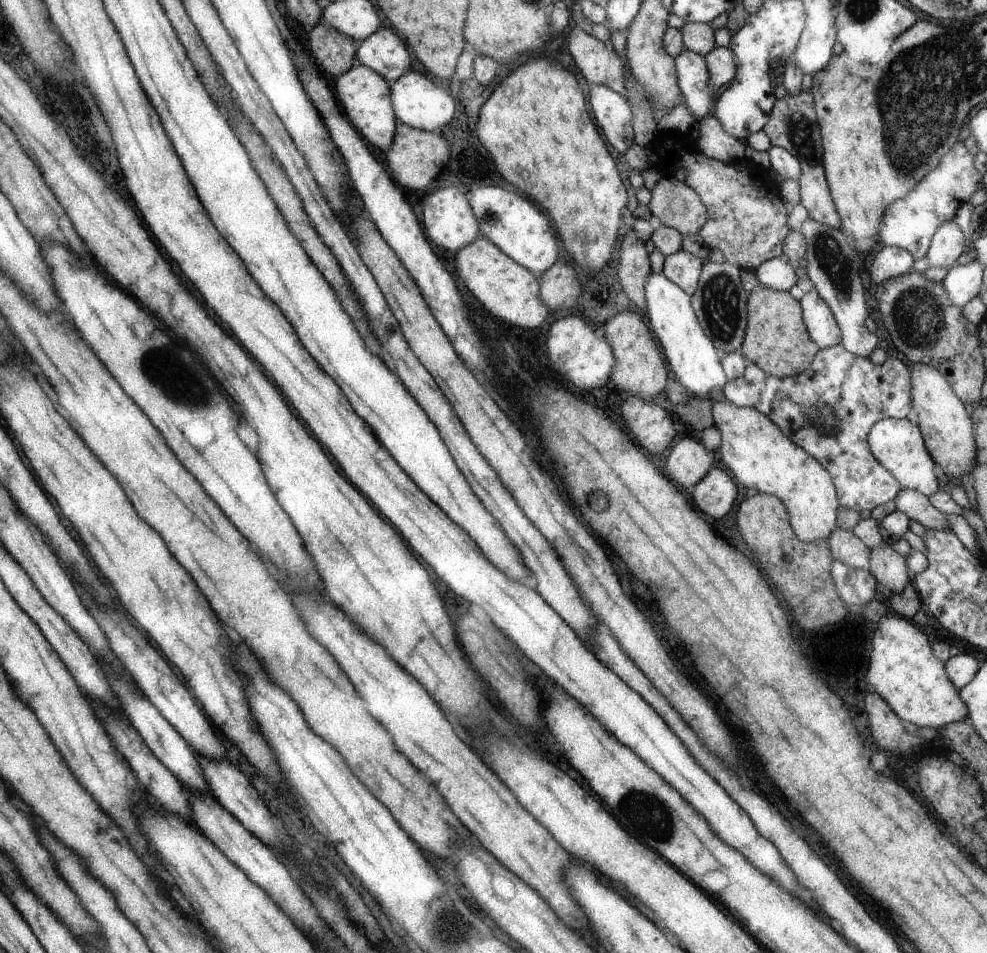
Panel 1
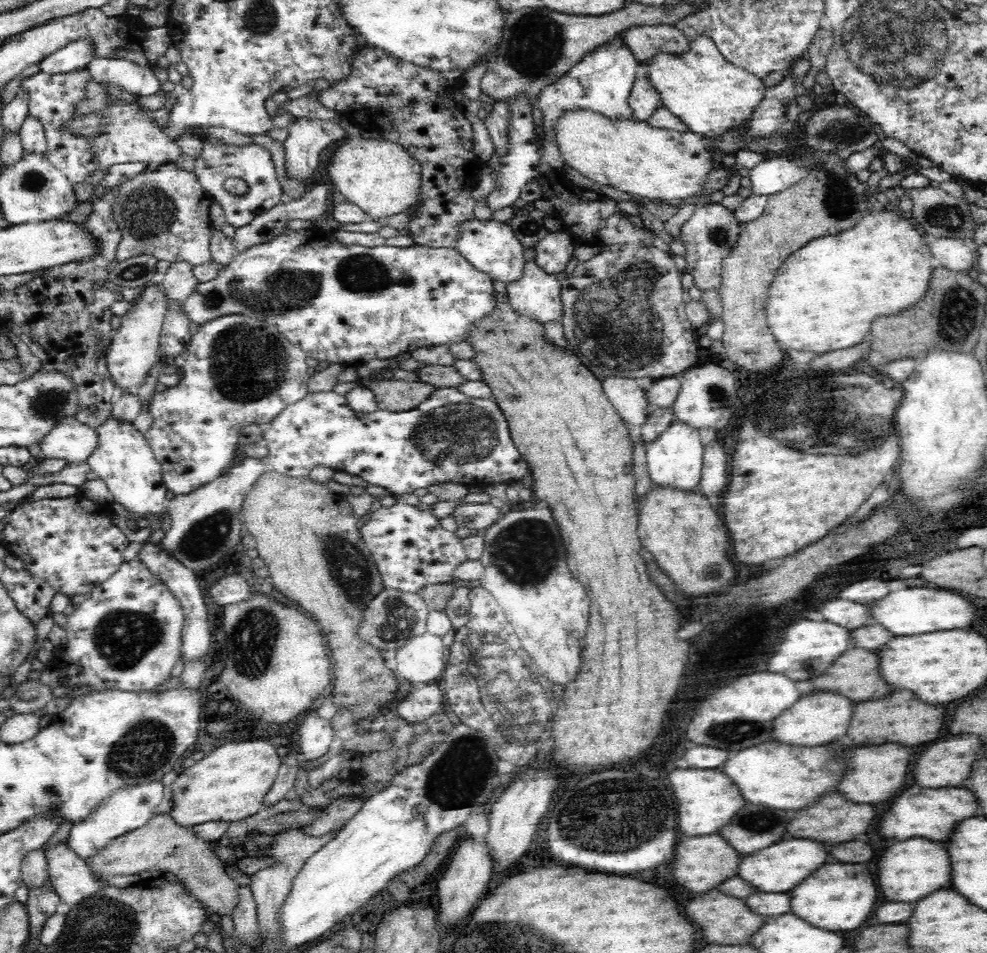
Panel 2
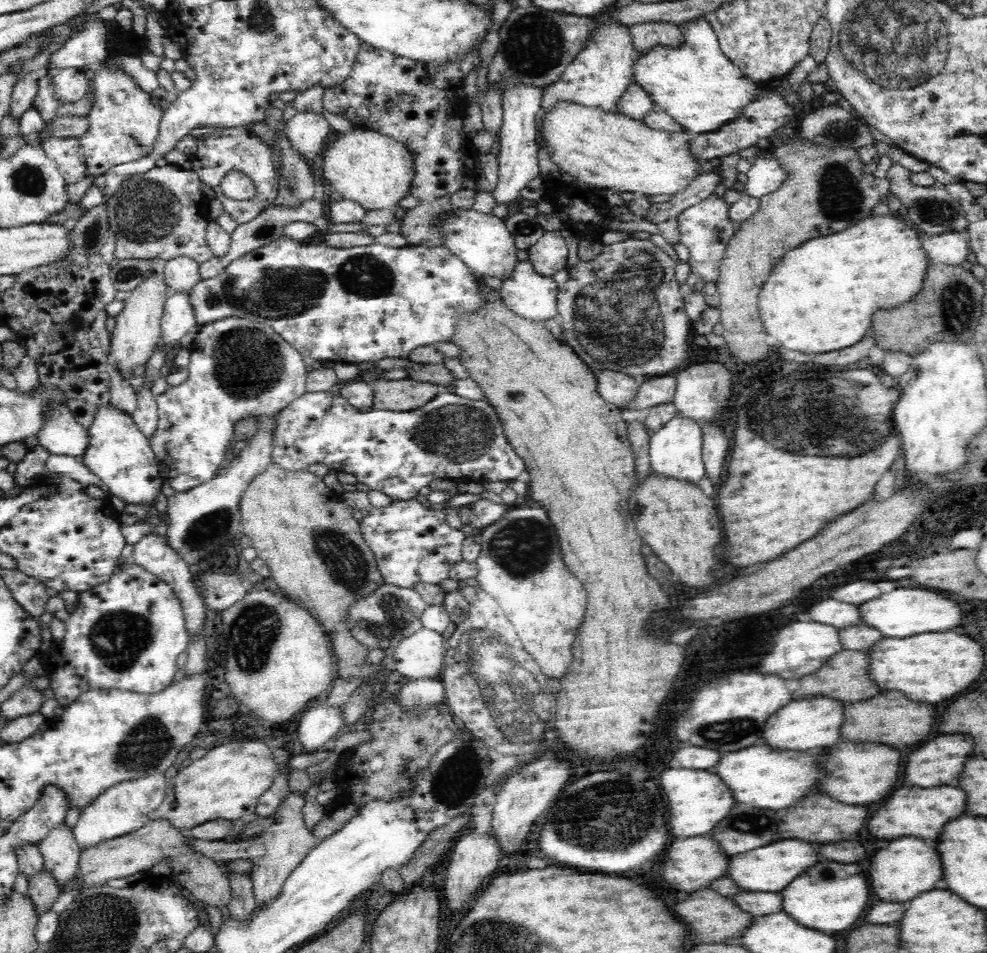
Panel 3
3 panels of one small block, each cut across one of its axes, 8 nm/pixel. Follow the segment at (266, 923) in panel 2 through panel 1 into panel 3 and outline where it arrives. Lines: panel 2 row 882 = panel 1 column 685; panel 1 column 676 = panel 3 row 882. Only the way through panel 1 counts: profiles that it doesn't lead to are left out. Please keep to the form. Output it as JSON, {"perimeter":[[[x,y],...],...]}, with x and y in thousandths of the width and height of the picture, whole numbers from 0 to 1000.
{"perimeter":[[[294,831],[286,842],[289,847],[282,846],[278,854],[278,860],[275,861],[272,869],[266,870],[259,878],[249,882],[209,882],[191,878],[190,885],[195,891],[209,897],[211,900],[220,905],[232,905],[233,902],[251,901],[255,906],[254,922],[256,925],[256,935],[259,949],[270,949],[271,945],[278,944],[286,934],[286,928],[290,925],[294,915],[306,905],[310,898],[321,886],[320,878],[316,872],[308,866],[306,847],[308,846],[308,836],[304,833]]]}

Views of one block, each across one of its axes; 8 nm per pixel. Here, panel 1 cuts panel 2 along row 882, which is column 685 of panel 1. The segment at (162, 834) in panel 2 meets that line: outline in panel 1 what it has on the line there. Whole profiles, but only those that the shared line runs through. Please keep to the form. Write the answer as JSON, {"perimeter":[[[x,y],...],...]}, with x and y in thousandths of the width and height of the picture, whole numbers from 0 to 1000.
{"perimeter":[[[683,186],[668,189],[661,200],[661,210],[658,219],[662,227],[666,227],[668,235],[690,243],[692,248],[708,246],[718,230],[715,214],[708,207],[703,197],[698,196],[693,190],[686,190]]]}

